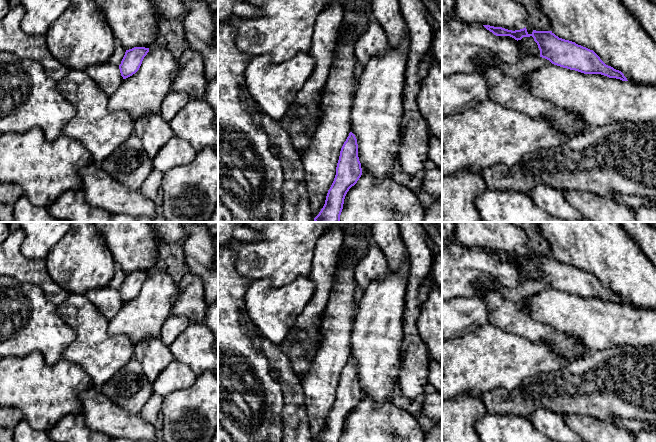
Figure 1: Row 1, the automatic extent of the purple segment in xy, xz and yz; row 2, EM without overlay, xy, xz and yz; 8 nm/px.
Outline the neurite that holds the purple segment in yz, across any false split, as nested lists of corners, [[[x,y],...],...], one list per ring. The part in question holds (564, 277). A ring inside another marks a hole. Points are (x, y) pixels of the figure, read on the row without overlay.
[[[483,250],[496,260],[510,260],[517,265],[532,260],[540,274],[540,281],[552,287],[520,301],[522,310],[534,321],[549,325],[561,333],[575,335],[592,352],[623,344],[656,344],[656,310],[628,305],[621,295],[606,289],[593,274],[559,262],[552,255],[533,254],[529,258],[526,251],[512,255]]]

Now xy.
[[[164,272],[126,274],[119,289],[123,306],[109,320],[108,334],[127,336],[133,345],[146,338],[160,337],[178,292],[179,286]]]

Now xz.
[[[406,256],[397,272],[389,271],[386,277],[371,282],[364,290],[364,294],[354,317],[350,338],[351,354],[341,372],[336,391],[336,399],[328,414],[325,428],[315,442],[340,442],[345,420],[349,413],[357,407],[363,395],[372,398],[376,404],[383,404],[388,401],[391,392],[397,384],[398,373],[401,366],[401,346],[404,338],[403,314],[405,310],[409,269],[410,262]]]

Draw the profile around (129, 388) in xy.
[[[135,357],[99,390],[127,413],[139,415],[150,423],[155,428],[157,437],[162,436],[163,397],[153,391],[153,384]]]

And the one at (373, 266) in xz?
[[[373,244],[355,267],[354,279],[359,288],[365,290],[371,282],[386,277],[389,271],[385,255]]]

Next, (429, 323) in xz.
[[[438,252],[433,265],[433,278],[435,284],[428,299],[421,305],[417,326],[431,359],[442,365],[442,254]]]

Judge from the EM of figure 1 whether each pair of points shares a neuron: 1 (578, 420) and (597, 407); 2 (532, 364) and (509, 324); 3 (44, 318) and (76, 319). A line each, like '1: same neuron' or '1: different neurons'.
1: different neurons
2: different neurons
3: different neurons

